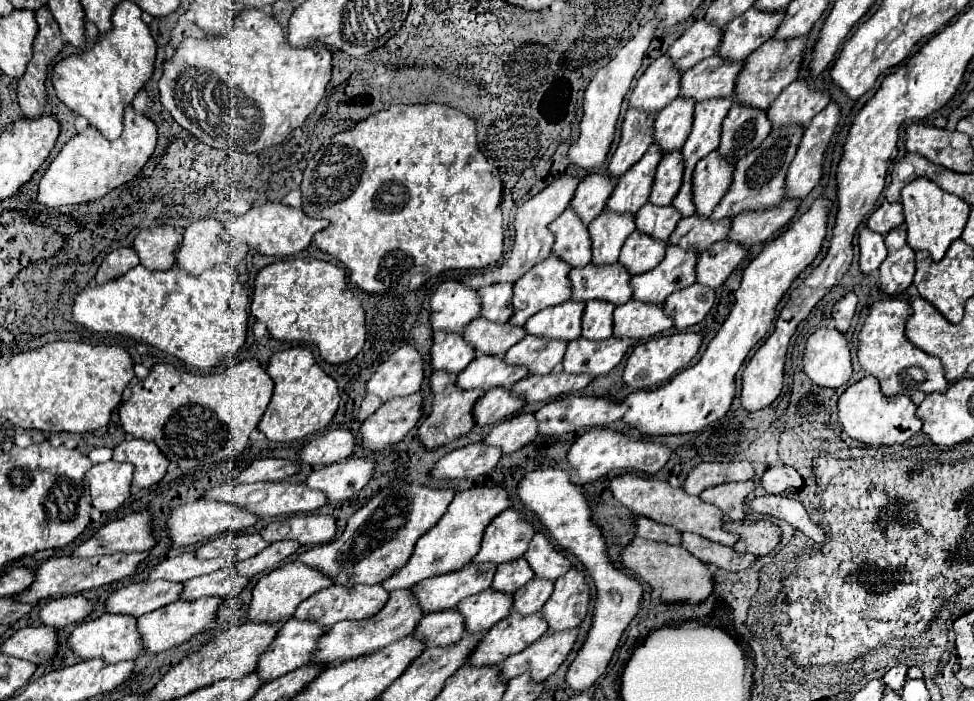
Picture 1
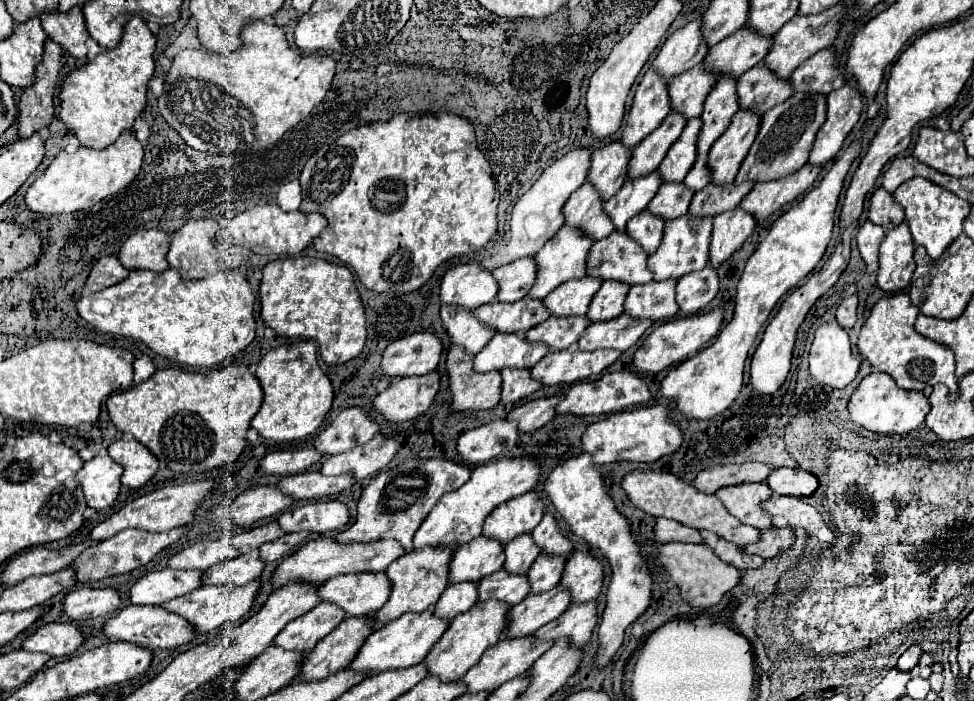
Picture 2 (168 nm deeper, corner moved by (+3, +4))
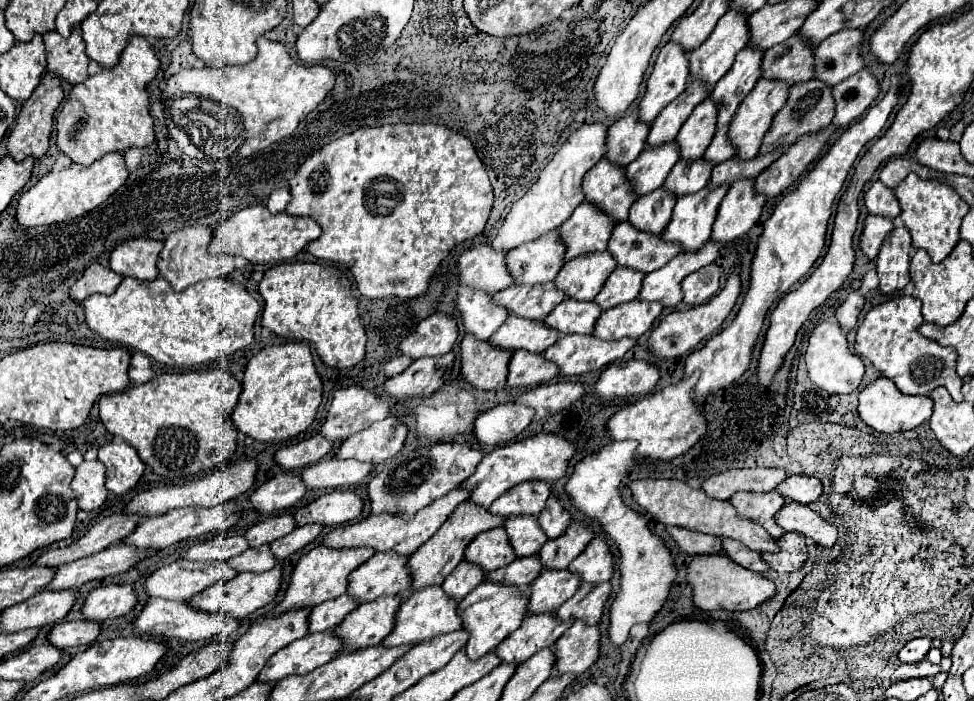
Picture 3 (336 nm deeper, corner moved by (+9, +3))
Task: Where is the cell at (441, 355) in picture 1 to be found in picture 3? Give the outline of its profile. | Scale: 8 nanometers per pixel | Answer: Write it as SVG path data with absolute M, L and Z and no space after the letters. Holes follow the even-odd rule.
M470 287L458 289L456 309L466 333L474 335L478 341L486 341L508 319L506 309L494 305L490 295Z

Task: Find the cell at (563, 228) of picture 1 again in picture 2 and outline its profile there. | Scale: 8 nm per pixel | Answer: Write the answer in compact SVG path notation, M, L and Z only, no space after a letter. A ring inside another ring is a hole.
M584 182L570 196L564 206L564 216L566 224L578 226L584 234L594 240L602 240L614 232L614 224L604 212L604 200L590 182Z

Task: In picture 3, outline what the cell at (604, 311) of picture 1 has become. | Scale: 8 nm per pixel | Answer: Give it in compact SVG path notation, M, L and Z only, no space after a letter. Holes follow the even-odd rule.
M616 267L610 273L610 277L606 279L602 291L596 295L594 303L598 303L598 307L602 311L606 311L610 307L634 301L638 291L640 291L642 279L644 279L644 273L640 273L640 271L632 271L632 269L626 269L626 267Z

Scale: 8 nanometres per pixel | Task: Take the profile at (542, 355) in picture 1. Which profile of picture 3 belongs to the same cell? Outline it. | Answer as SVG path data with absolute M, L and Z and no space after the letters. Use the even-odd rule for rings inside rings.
M564 299L546 319L544 325L556 329L560 335L588 335L594 329L596 319L600 317L602 309L592 301L576 301Z

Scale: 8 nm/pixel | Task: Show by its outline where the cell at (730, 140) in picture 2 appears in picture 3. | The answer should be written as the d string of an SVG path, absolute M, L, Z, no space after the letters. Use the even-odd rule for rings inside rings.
M760 79L760 81L754 85L754 89L750 91L750 95L740 103L736 115L732 117L730 131L728 131L728 139L730 139L732 147L736 149L736 155L740 155L740 159L752 159L752 157L758 153L758 147L760 147L760 143L762 143L764 133L768 131L768 127L770 127L770 123L772 123L774 113L780 111L780 109L784 107L784 103L786 103L788 89L790 89L788 83Z

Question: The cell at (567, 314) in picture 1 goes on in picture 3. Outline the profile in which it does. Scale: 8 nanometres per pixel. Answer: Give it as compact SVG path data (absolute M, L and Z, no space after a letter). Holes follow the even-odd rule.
M608 251L596 255L582 255L568 261L554 279L554 285L566 293L566 297L576 301L592 301L604 281L608 279L610 271L616 267L616 261Z

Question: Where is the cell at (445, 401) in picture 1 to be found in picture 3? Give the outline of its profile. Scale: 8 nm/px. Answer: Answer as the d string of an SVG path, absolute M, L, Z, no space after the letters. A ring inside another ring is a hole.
M464 335L460 343L462 377L474 389L502 391L510 357L510 351L490 347L486 341L476 341L472 335Z

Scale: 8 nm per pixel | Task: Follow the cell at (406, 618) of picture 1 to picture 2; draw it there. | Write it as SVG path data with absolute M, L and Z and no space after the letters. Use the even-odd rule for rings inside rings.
M424 546L422 550L412 550L410 554L392 562L386 570L392 582L392 594L390 600L376 614L372 614L374 620L386 624L394 618L400 618L404 612L424 612L434 606L440 594L448 588L448 570L452 554L454 550L450 550L450 546Z

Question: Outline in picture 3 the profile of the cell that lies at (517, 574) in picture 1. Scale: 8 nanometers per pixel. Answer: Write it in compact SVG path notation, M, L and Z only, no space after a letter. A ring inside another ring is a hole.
M536 517L508 519L504 523L504 529L508 533L508 539L516 557L532 557L546 543L546 535L542 533Z

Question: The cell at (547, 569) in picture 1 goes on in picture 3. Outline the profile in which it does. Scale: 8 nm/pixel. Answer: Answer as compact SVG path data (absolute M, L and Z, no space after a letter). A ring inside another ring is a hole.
M554 495L548 497L544 511L538 515L538 523L548 539L558 539L570 525L570 515L564 511Z

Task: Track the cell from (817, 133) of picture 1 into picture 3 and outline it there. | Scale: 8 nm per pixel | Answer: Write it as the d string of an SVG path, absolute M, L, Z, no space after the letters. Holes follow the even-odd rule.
M866 69L850 75L846 81L832 87L832 95L836 101L836 115L832 119L834 127L846 127L856 117L860 117L878 95L878 81Z

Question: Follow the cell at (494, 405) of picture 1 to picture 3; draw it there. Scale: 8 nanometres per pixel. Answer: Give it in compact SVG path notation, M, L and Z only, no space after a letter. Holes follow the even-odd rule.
M516 351L508 363L508 383L506 389L514 387L534 387L552 381L558 375L558 367L546 361L542 355Z

